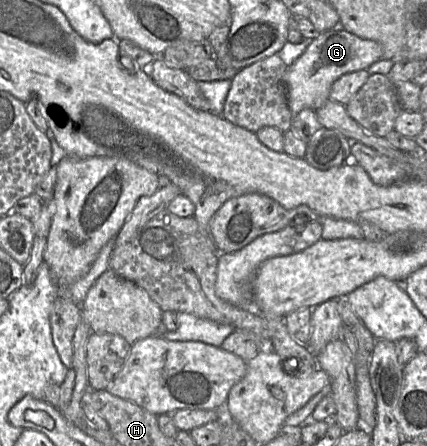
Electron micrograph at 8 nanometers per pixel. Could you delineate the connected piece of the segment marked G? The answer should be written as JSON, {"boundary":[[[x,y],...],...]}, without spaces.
{"boundary":[[[328,30],[320,33],[305,52],[290,66],[285,75],[289,109],[295,117],[301,110],[317,110],[329,99],[332,84],[341,76],[358,70],[368,69],[382,59],[380,43],[360,38],[346,30]]]}

